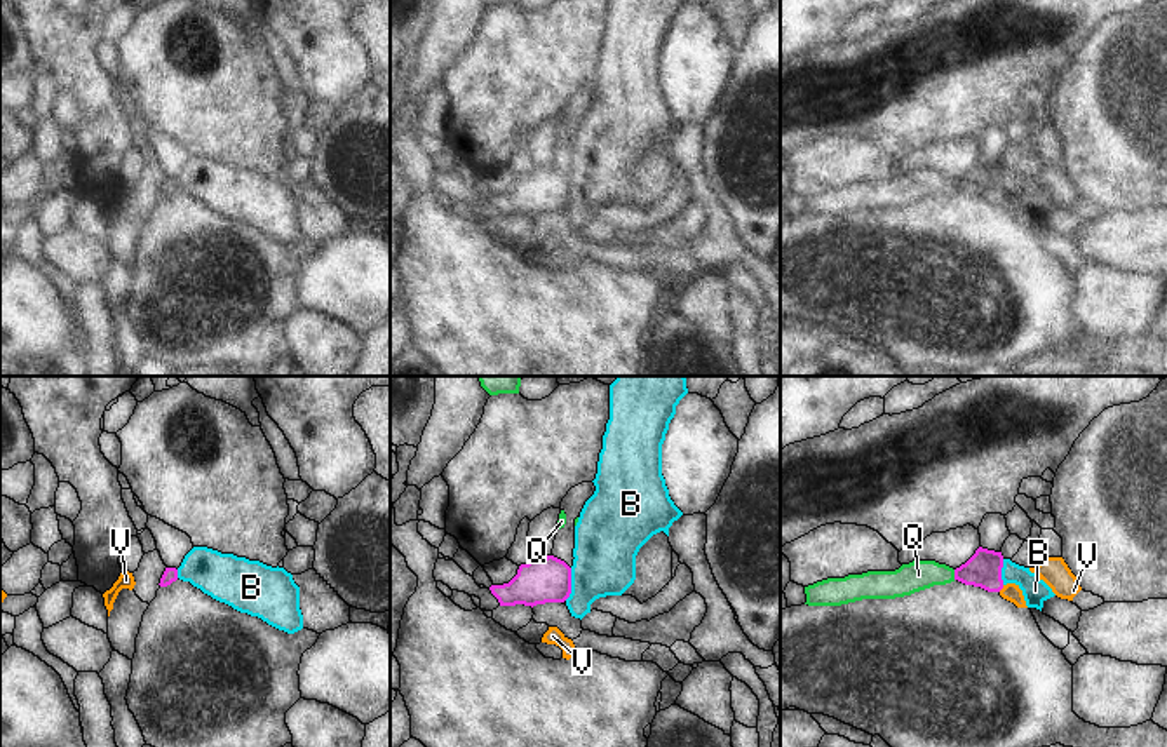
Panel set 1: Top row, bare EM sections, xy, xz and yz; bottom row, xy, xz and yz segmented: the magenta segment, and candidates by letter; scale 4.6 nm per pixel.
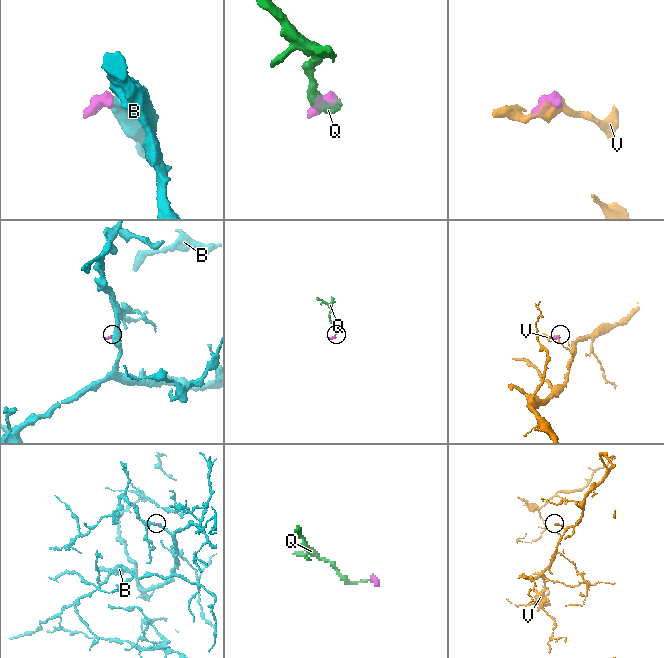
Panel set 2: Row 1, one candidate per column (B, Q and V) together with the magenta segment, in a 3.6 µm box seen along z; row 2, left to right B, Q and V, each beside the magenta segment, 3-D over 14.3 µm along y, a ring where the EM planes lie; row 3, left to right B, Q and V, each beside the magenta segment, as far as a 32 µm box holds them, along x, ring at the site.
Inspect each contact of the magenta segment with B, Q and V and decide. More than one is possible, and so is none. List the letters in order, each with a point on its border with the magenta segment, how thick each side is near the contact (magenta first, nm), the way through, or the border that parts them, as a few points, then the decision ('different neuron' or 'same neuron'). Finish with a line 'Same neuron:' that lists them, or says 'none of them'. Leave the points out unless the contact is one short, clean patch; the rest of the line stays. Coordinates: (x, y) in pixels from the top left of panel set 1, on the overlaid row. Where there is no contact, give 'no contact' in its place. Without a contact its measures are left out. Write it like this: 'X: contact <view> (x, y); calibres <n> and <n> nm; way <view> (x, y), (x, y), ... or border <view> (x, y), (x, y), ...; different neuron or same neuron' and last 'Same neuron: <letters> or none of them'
B: contact xz (570, 584); calibres 220 and 300 nm; border xz (572, 568), (572, 592), (565, 599); different neuron
Q: contact yz (955, 575); calibres 160 and 140 nm; way yz (983, 570), (955, 575), (918, 575); same neuron
V: contact yz (1000, 589); calibres 160 and 80 nm; different neuron
Same neuron: Q

